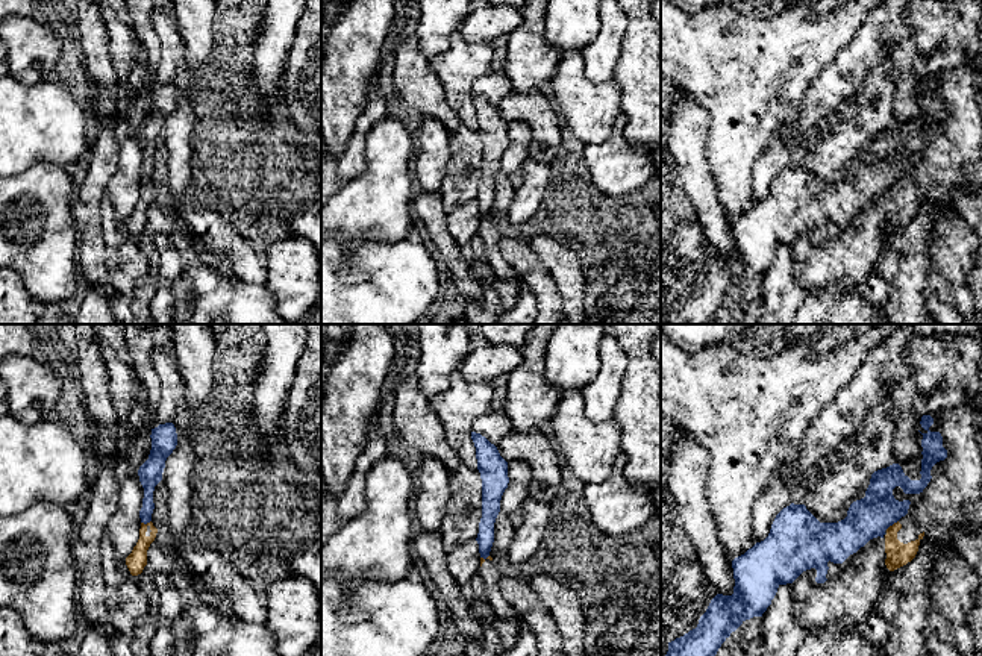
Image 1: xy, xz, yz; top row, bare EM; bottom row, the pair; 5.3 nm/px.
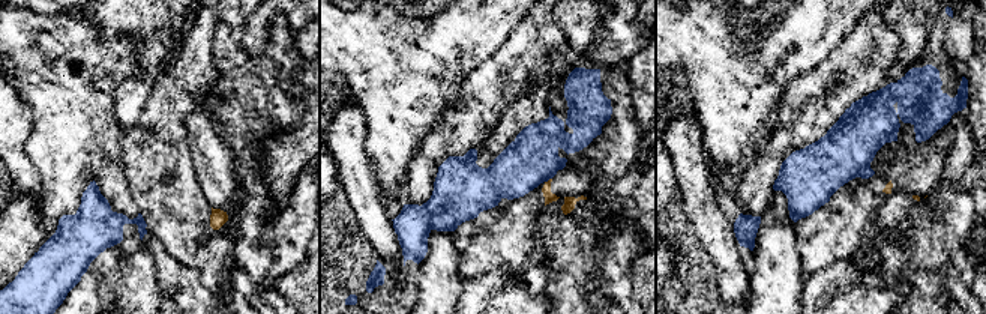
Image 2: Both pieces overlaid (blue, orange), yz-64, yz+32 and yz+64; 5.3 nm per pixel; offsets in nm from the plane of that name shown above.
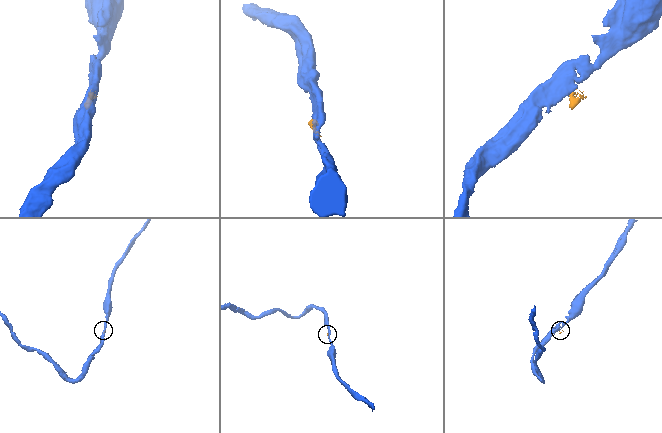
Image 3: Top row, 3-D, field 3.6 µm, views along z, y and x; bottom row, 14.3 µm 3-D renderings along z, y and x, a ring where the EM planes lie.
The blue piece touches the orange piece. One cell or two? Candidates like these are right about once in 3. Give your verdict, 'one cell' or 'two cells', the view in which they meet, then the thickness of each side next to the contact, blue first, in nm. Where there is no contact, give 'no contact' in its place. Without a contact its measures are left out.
two cells | yz | 220/130 nm

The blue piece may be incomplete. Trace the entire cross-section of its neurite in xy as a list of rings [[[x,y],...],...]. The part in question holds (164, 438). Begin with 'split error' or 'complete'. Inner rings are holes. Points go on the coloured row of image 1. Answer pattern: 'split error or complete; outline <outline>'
complete; outline [[[173,423],[159,424],[152,429],[150,438],[152,450],[149,459],[138,470],[139,482],[144,488],[142,508],[139,511],[139,518],[144,524],[152,521],[155,486],[162,480],[165,461],[177,445],[176,427]]]

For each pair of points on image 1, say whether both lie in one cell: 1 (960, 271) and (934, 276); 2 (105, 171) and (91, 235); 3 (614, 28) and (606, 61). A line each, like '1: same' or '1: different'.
1: same
2: same
3: same

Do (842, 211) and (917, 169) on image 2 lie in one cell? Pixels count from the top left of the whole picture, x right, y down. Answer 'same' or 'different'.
same

